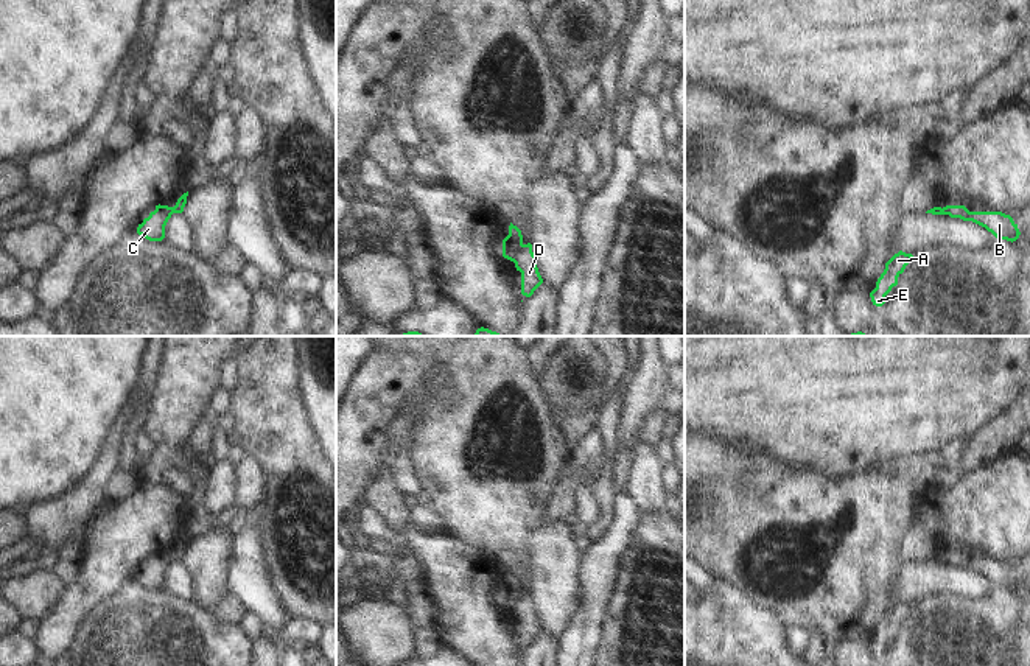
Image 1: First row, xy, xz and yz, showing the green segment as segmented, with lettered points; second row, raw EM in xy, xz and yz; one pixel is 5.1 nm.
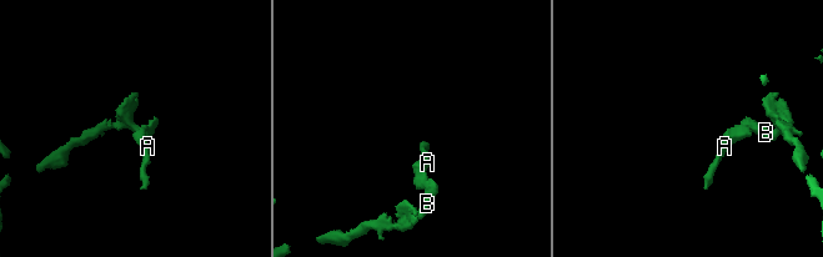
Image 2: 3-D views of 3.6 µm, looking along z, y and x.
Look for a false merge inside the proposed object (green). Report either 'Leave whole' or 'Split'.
Split

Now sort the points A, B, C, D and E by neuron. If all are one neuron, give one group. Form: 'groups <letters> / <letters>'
groups A C E / B D

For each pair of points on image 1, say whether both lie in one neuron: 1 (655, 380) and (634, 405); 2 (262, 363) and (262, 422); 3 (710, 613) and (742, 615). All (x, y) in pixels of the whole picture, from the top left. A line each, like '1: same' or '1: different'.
1: same
2: same
3: same

